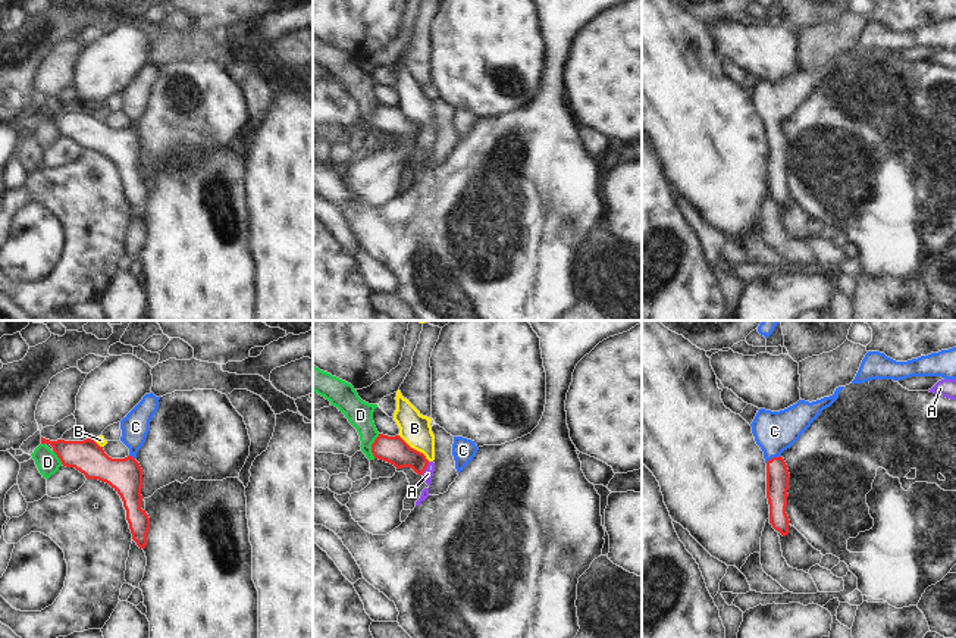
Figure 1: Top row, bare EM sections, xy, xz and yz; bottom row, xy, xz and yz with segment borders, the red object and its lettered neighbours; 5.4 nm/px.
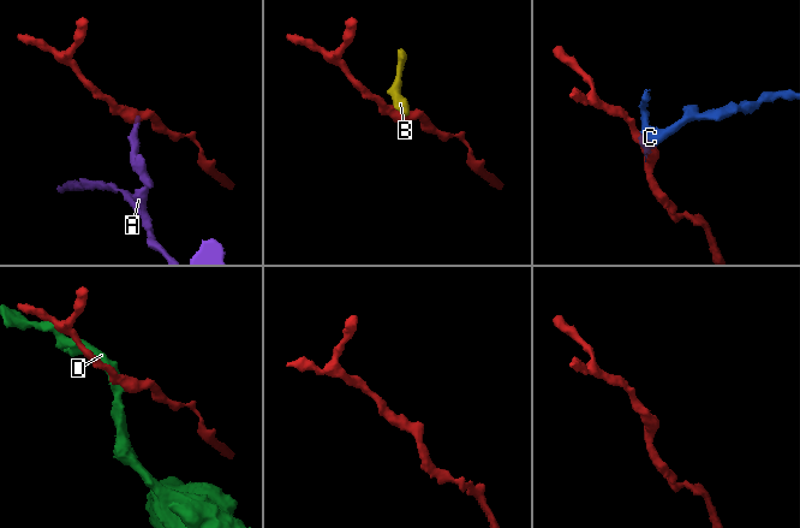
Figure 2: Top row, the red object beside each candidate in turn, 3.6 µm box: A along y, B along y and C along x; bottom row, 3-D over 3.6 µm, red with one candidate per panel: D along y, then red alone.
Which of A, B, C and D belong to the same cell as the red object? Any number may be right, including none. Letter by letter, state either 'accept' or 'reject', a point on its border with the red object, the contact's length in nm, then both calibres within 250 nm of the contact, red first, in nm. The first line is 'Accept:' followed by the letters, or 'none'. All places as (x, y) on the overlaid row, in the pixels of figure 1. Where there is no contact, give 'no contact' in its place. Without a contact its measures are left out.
Accept: C
A: reject; meets red in xz at (426, 466); contact 80 nm long; 150 nm thick on the red side, 60 nm on the other
B: reject; meets red in xz at (413, 449); contact 220 nm long; 150 nm thick on the red side, 170 nm on the other
C: accept; meets red in yz at (773, 457); contact 100 nm long; 130 nm thick on the red side, 220 nm on the other
D: reject; meets red in xz at (372, 446); contact 140 nm long; 150 nm thick on the red side, 140 nm on the other

